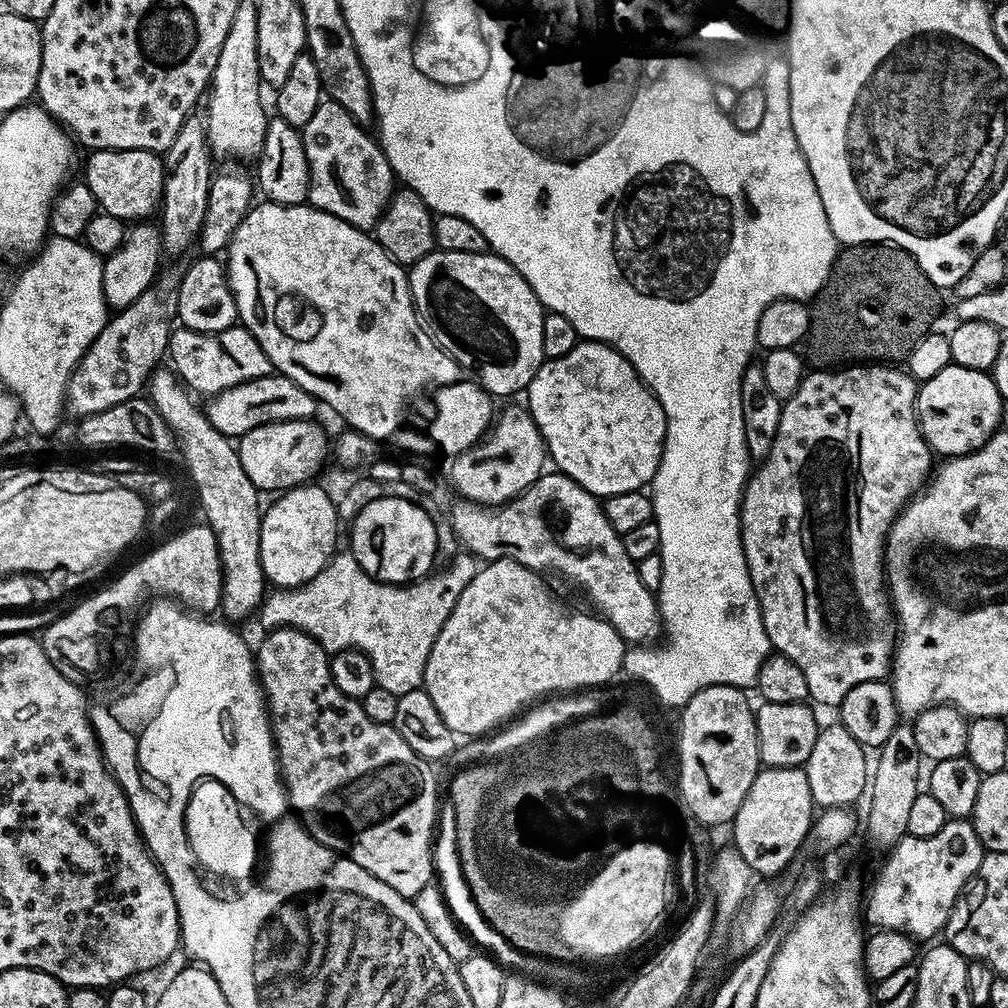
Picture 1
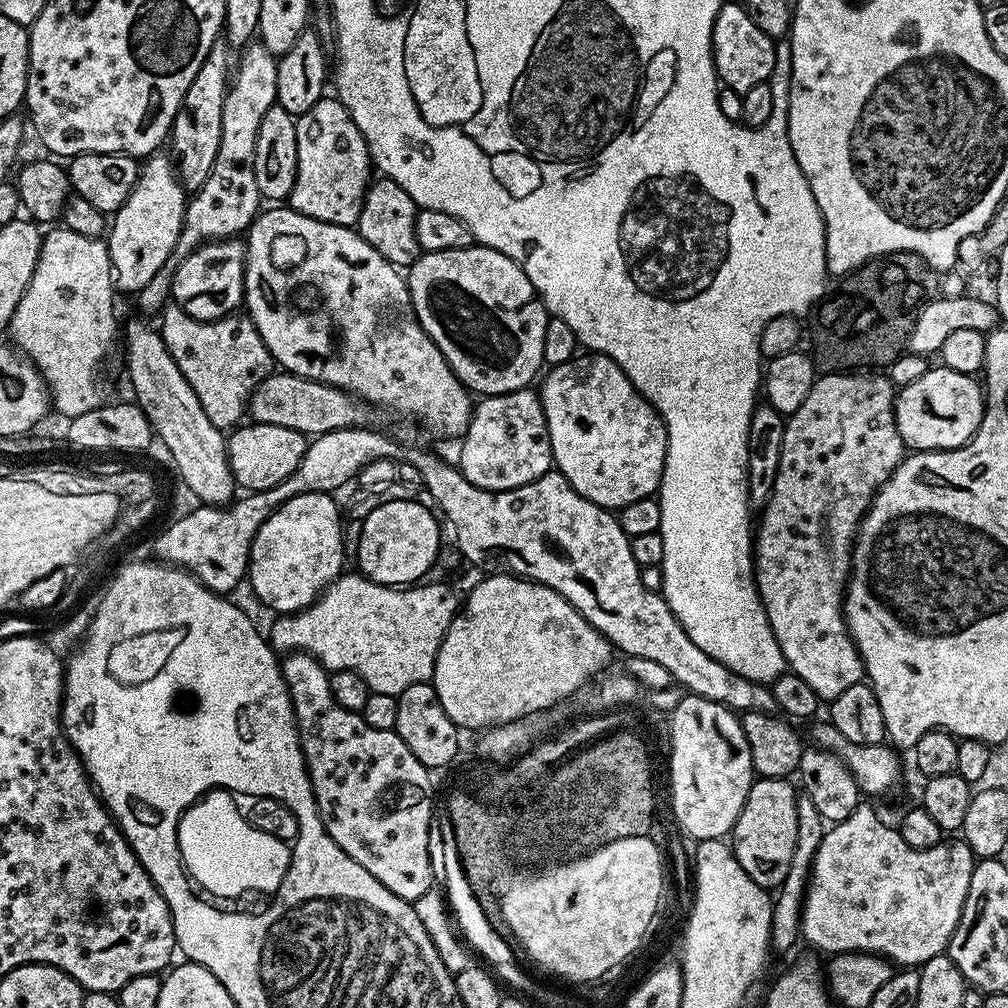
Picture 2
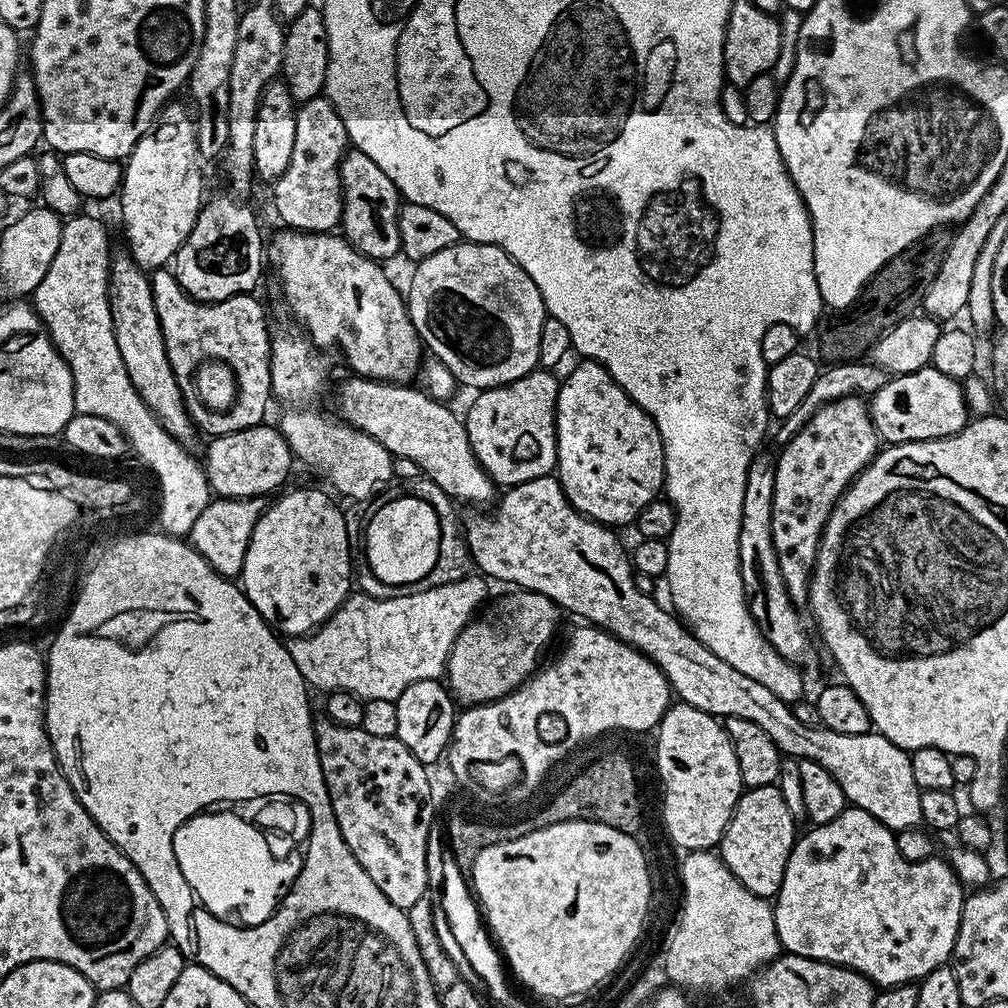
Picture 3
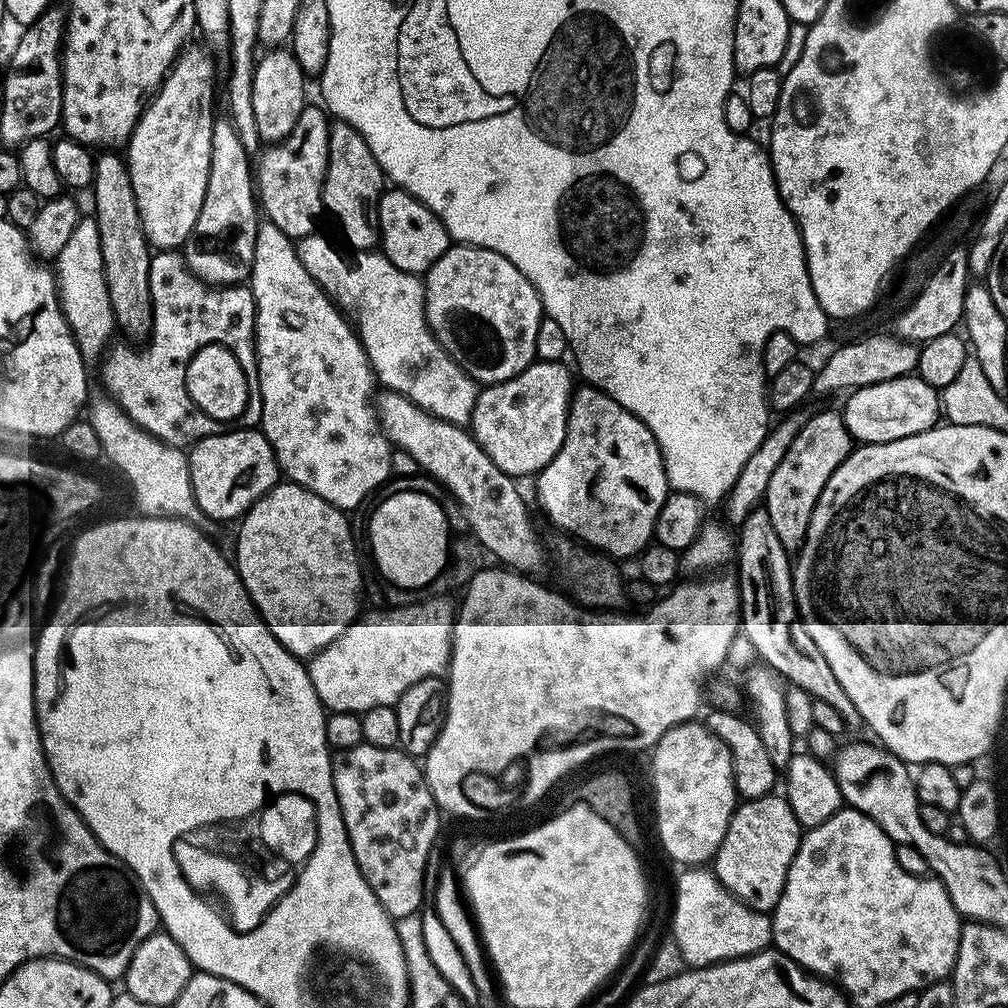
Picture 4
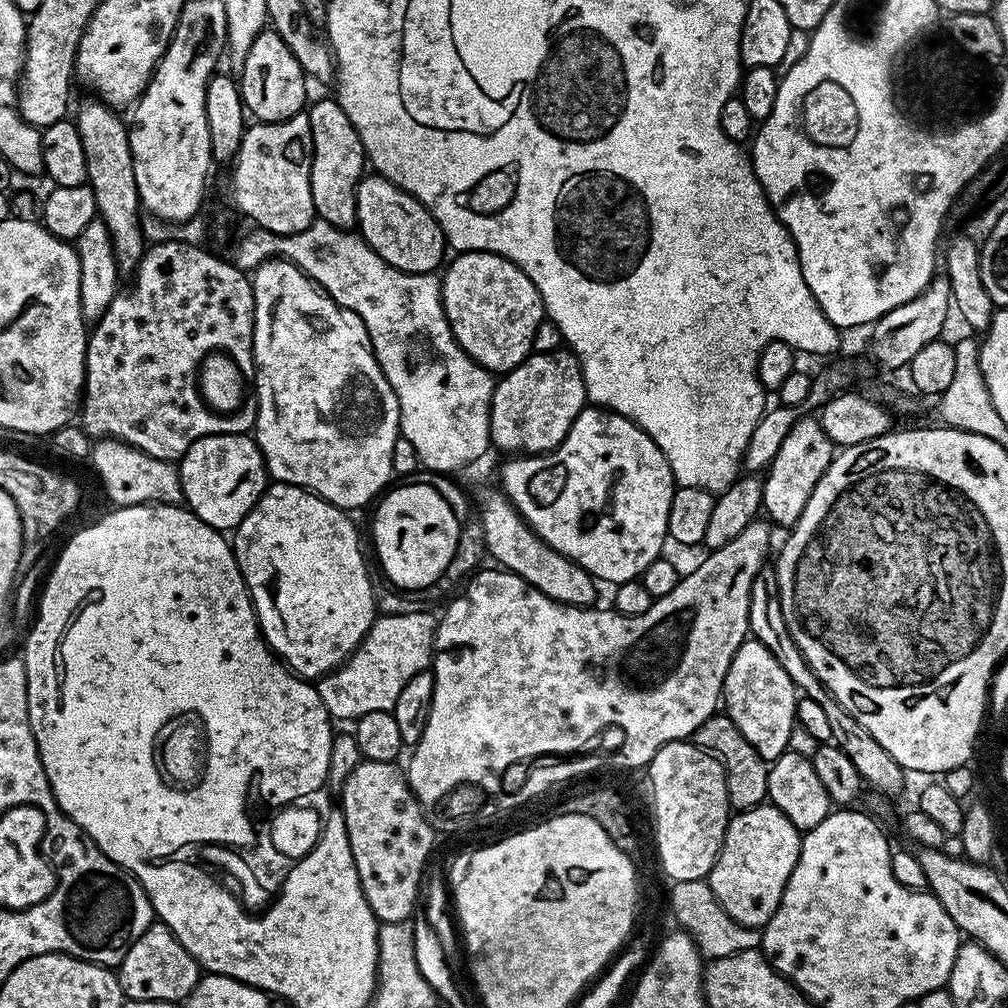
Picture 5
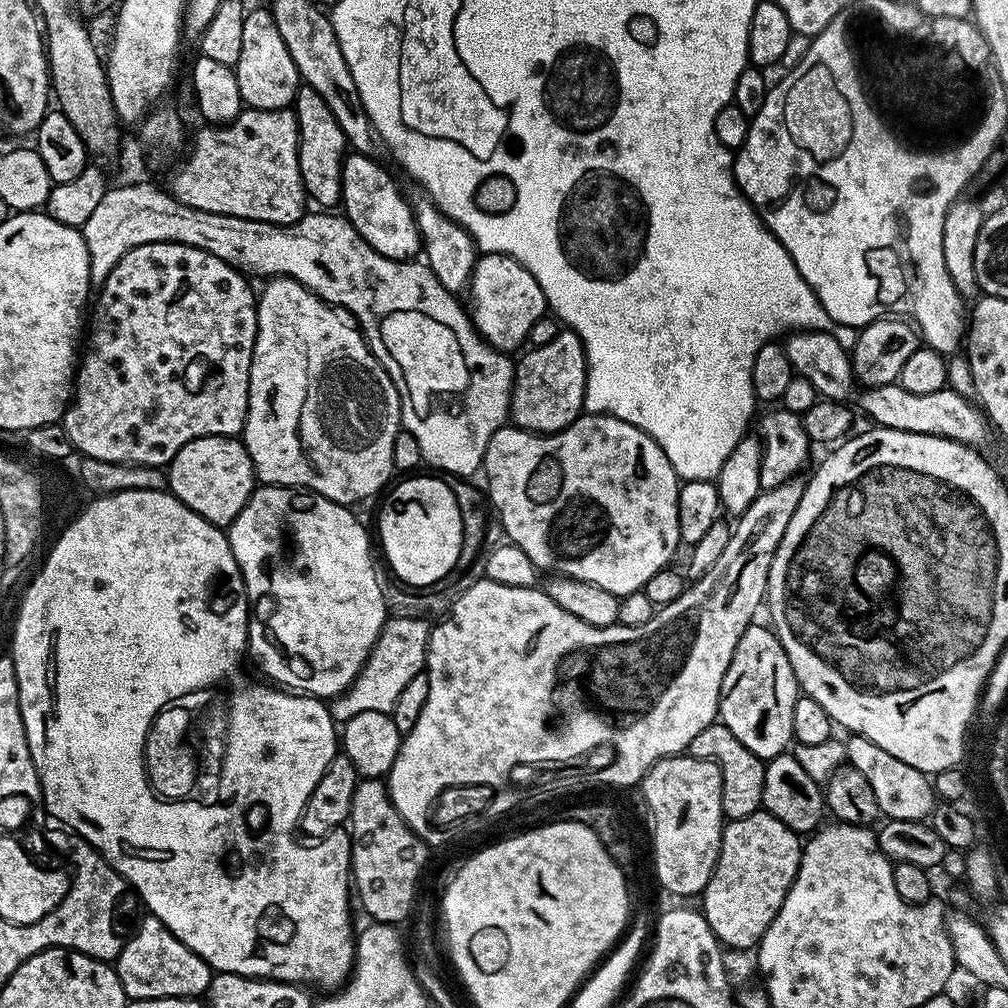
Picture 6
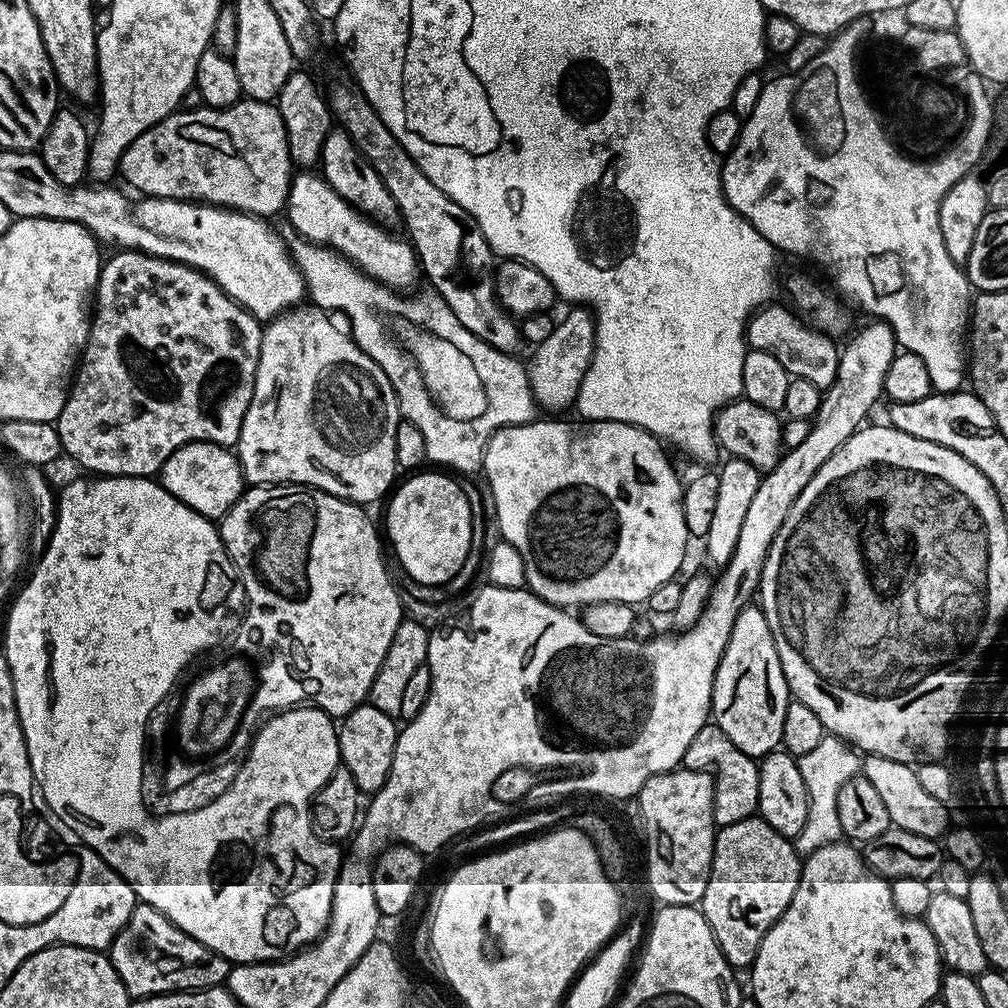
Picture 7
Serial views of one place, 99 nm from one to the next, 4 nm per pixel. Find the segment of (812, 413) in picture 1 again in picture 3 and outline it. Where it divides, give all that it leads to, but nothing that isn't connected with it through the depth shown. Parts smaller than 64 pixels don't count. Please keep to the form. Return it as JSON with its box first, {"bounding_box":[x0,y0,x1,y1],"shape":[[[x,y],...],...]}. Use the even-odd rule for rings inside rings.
{"bounding_box":[772,395,878,606],"shape":[[[859,395],[846,396],[840,400],[831,401],[820,406],[817,412],[790,440],[779,449],[776,456],[776,477],[774,478],[774,514],[772,515],[772,529],[774,530],[774,550],[778,554],[778,564],[782,566],[782,578],[786,582],[786,588],[790,594],[793,604],[797,606],[807,605],[808,602],[808,582],[812,578],[812,568],[816,564],[816,555],[820,549],[820,536],[824,532],[824,527],[828,521],[828,515],[832,508],[843,496],[844,491],[849,488],[856,479],[856,476],[875,458],[878,451],[878,435],[875,426],[872,424],[872,416],[869,412],[869,405],[865,403]]]}

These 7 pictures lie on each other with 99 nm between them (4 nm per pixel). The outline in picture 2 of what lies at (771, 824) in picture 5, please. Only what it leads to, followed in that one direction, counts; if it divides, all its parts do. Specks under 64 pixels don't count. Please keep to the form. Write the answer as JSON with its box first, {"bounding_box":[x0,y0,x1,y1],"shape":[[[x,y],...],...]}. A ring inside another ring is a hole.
{"bounding_box":[730,778,798,890],"shape":[[[760,778],[753,783],[746,802],[738,814],[736,824],[730,833],[732,853],[738,858],[742,870],[758,882],[758,886],[769,890],[779,889],[790,870],[794,858],[794,842],[798,838],[798,806],[796,805],[797,789],[792,789],[793,781],[788,778]]]}

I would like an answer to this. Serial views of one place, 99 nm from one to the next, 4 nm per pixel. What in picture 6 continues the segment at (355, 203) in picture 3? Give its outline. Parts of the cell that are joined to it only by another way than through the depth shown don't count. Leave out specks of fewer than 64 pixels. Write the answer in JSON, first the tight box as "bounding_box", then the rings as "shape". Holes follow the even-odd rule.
{"bounding_box":[294,86,349,210],"shape":[[[302,86],[296,91],[296,102],[294,105],[296,121],[300,127],[300,173],[304,183],[304,191],[307,199],[312,200],[313,205],[324,210],[332,210],[342,200],[342,170],[344,157],[349,142],[342,134],[342,126],[338,126],[338,118],[330,114],[330,106],[322,102],[322,94],[318,90]]]}

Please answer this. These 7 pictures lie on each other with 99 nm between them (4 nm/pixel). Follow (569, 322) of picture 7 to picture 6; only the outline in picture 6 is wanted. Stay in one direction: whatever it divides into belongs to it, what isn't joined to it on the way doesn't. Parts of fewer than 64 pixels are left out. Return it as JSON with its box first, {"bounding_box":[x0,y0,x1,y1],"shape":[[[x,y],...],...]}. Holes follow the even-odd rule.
{"bounding_box":[511,330,588,434],"shape":[[[561,330],[550,342],[529,347],[524,354],[514,364],[511,423],[525,432],[541,434],[569,428],[584,407],[588,359],[582,338],[578,338],[578,334],[571,330]]]}

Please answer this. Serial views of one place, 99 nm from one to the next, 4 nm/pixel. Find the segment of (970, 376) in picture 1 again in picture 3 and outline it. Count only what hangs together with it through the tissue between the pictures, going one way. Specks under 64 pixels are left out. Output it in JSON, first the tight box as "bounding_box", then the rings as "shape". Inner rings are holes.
{"bounding_box":[869,366,970,445],"shape":[[[931,366],[889,379],[884,387],[871,397],[869,412],[877,435],[891,445],[952,436],[960,432],[970,418],[963,385]]]}

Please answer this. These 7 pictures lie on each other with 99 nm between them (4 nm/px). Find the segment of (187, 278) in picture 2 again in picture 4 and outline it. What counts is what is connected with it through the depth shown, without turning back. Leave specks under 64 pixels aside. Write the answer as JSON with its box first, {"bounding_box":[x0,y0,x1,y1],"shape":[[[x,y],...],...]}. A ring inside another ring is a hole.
{"bounding_box":[182,119,258,286],"shape":[[[213,119],[210,154],[206,198],[202,198],[202,210],[198,210],[198,222],[194,222],[194,230],[182,245],[182,255],[188,263],[188,269],[205,284],[240,286],[252,275],[258,227],[258,196],[254,191],[254,168],[250,163],[250,155],[242,146],[230,119]]]}

